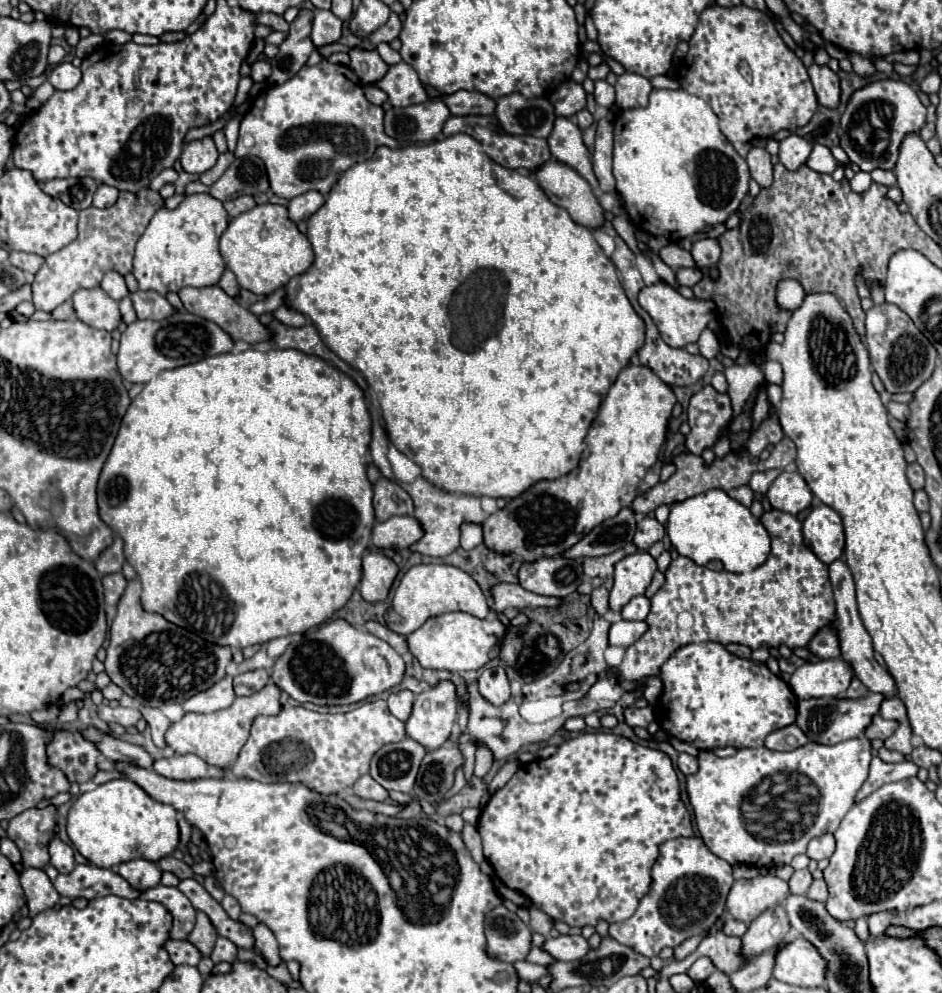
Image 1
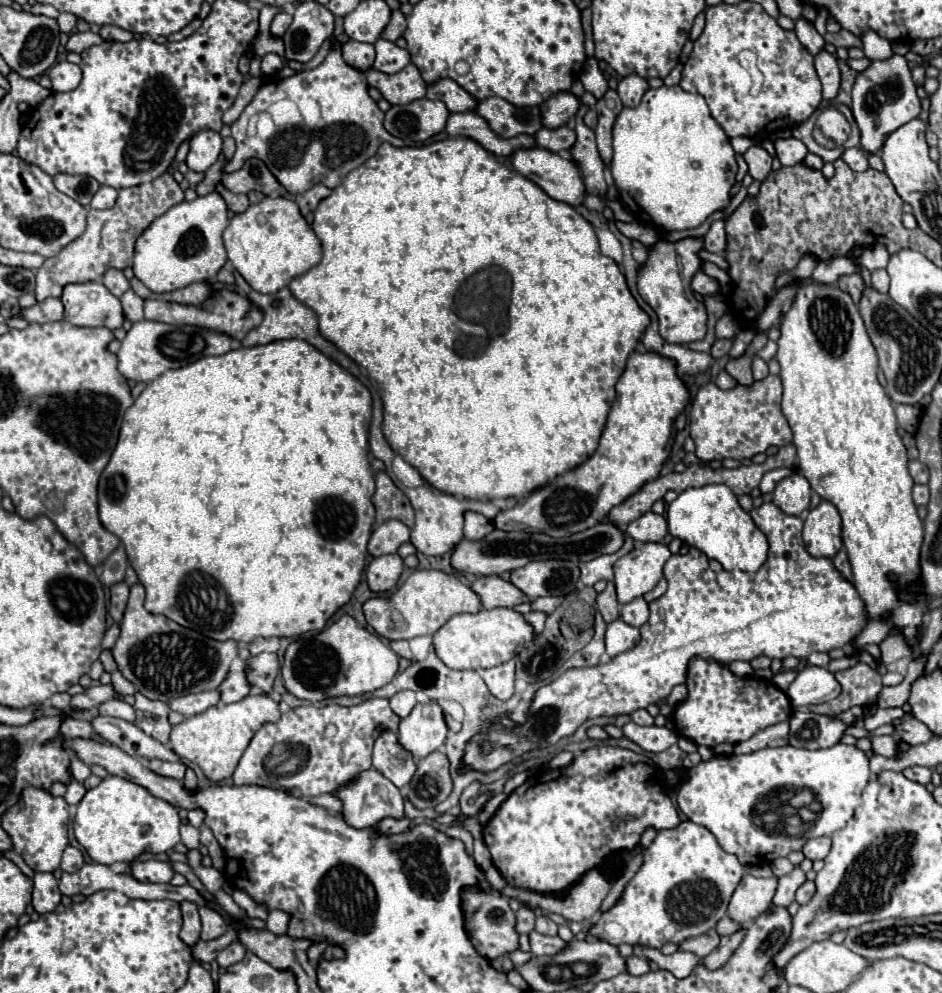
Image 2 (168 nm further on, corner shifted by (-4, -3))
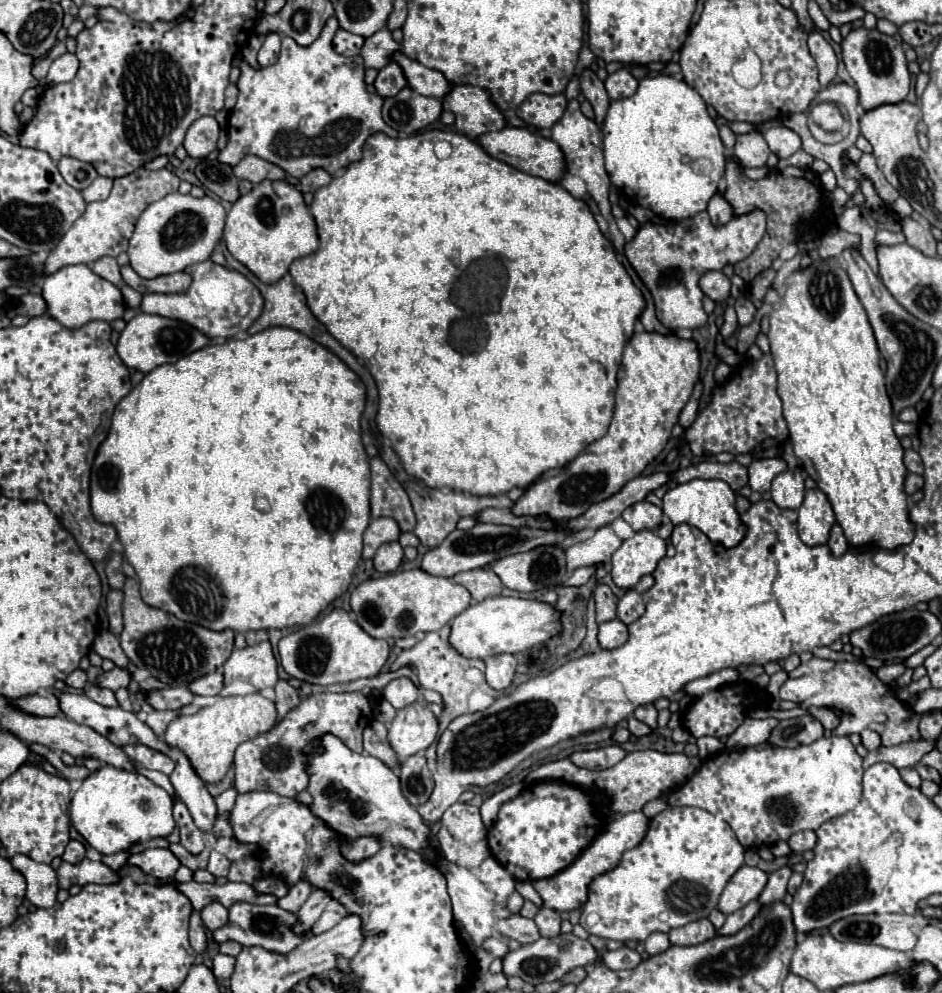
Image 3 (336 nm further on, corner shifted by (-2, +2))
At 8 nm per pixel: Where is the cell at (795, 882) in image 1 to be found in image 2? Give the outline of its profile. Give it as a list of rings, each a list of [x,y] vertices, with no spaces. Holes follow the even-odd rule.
[[[795,868],[791,874],[781,876],[781,878],[779,878],[777,892],[775,892],[775,898],[773,898],[773,904],[787,908],[787,906],[795,900],[795,892],[797,892],[797,888],[799,888],[805,880],[807,880],[807,878],[805,878],[805,872],[803,872],[801,868]]]

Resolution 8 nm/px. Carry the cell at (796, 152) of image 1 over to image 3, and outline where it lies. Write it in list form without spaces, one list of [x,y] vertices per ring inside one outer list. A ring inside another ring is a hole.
[[[783,125],[767,129],[767,131],[763,133],[763,137],[765,137],[769,149],[771,149],[779,159],[787,159],[787,157],[793,155],[797,149],[801,149],[801,137],[799,137],[795,131],[783,127]]]

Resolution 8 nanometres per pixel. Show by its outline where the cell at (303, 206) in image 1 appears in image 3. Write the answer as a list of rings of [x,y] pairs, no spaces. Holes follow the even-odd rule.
[[[317,167],[315,171],[309,171],[307,175],[303,175],[301,177],[301,181],[299,181],[299,189],[303,191],[303,193],[313,193],[313,191],[317,191],[319,187],[323,187],[323,185],[327,185],[327,183],[331,183],[331,175],[327,173],[327,171],[323,171],[321,167]]]

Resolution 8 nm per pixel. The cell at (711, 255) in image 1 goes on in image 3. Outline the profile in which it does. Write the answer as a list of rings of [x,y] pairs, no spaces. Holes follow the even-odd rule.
[[[719,191],[719,193],[715,193],[711,197],[707,213],[709,213],[713,225],[725,225],[733,217],[733,207],[727,203],[727,199],[723,197],[723,193]]]

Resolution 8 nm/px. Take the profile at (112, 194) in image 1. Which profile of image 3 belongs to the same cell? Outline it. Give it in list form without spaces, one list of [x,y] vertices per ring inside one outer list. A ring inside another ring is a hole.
[[[97,177],[87,189],[81,191],[81,195],[83,195],[83,199],[87,203],[91,203],[91,201],[103,201],[103,199],[109,197],[111,187],[113,187],[113,179],[109,179],[109,177]]]

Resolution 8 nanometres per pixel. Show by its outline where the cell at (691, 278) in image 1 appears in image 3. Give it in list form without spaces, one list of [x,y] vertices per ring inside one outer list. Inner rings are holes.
[[[707,271],[699,281],[701,291],[713,301],[725,301],[729,297],[731,281],[721,271]]]

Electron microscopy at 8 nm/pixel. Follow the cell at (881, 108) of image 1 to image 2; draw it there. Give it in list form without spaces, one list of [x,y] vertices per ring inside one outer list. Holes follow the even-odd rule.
[[[895,54],[889,60],[873,60],[865,72],[859,72],[853,88],[851,110],[861,132],[861,150],[865,154],[881,152],[881,144],[885,144],[885,136],[889,136],[889,132],[895,132],[901,124],[907,124],[921,114],[921,102],[911,80],[907,60]]]

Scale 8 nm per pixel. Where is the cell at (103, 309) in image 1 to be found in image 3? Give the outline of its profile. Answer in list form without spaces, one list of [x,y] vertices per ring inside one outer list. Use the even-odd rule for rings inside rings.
[[[67,265],[45,277],[43,299],[47,303],[47,315],[57,319],[69,329],[87,325],[89,321],[115,321],[123,317],[125,301],[117,285],[95,275],[87,265]]]

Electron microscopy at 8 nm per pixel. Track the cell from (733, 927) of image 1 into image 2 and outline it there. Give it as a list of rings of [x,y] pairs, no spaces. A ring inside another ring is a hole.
[[[725,916],[725,918],[719,920],[719,924],[715,926],[715,930],[719,932],[719,936],[731,936],[731,934],[735,934],[737,930],[741,930],[741,926],[739,926],[735,920],[731,920],[729,916]]]

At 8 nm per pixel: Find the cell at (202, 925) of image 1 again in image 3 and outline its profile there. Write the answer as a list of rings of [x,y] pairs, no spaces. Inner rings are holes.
[[[215,901],[215,903],[209,903],[209,905],[201,911],[201,919],[203,919],[203,923],[205,923],[207,929],[215,931],[215,929],[219,929],[219,927],[223,927],[223,925],[227,923],[229,911],[227,911],[221,903]]]

